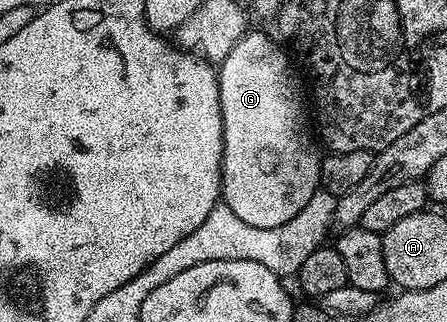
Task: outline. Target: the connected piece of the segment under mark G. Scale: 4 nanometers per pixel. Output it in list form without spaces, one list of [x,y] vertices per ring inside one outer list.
[[[250,29],[237,41],[235,48],[227,52],[217,70],[223,131],[219,198],[243,224],[255,224],[255,228],[279,228],[279,224],[287,224],[321,186],[322,155],[313,147],[311,118],[305,115],[301,90],[289,67],[290,55],[274,42],[267,35]]]

